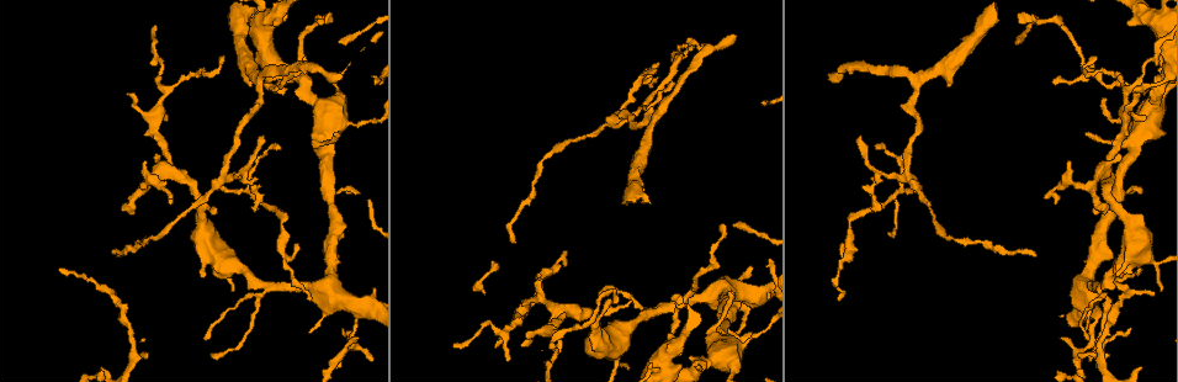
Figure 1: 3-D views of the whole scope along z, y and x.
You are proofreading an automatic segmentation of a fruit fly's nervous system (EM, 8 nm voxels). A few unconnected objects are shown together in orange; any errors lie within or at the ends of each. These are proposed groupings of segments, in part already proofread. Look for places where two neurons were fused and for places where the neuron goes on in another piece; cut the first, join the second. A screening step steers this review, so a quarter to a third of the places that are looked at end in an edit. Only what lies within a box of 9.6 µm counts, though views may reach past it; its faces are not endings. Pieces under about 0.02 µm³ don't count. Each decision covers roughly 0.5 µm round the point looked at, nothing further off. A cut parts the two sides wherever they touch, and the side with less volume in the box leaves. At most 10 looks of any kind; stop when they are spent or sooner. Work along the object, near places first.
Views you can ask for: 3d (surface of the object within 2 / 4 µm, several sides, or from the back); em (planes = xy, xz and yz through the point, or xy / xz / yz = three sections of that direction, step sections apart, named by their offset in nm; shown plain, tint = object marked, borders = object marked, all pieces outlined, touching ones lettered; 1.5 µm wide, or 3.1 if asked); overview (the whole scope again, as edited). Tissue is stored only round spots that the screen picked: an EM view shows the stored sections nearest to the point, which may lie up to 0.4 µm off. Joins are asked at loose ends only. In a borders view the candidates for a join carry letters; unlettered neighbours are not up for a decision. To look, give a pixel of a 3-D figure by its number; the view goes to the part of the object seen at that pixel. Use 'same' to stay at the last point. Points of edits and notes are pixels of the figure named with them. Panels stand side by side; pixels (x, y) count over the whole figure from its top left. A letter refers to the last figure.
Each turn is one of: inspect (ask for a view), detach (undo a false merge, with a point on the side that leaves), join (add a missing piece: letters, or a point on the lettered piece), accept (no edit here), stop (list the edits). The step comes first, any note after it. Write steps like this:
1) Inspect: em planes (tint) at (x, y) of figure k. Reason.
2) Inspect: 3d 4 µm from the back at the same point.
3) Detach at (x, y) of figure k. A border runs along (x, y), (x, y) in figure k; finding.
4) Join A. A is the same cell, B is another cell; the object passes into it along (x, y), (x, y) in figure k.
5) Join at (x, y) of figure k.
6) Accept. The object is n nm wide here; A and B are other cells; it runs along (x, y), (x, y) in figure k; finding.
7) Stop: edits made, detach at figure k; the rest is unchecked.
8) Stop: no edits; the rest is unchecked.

Inspect: 3d 2 µm at (338, 75) of figure 1. Long arm stops here.

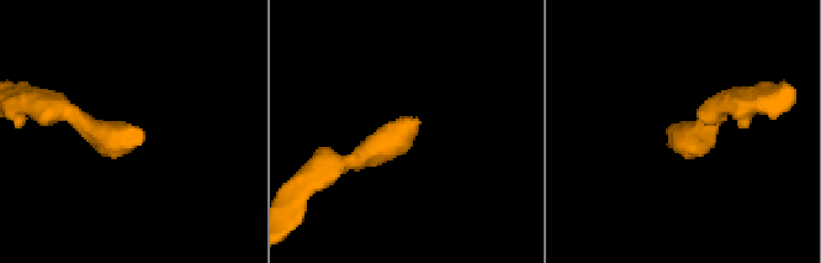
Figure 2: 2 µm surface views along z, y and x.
Inspect: em planes (plain) at (138, 135) of figure 2.

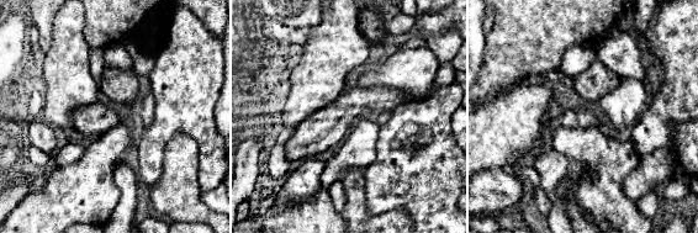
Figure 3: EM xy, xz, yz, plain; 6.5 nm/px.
Inspect: em planes (borders) at the same point. See the neighbours.

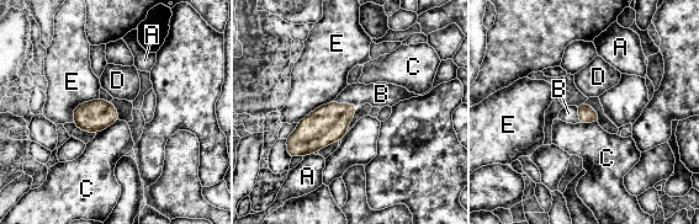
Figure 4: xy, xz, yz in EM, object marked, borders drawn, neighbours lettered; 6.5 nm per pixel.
Join B. B is the same cell, A, C, D and E are other cells; the object passes into it along (326, 124), (344, 104), (381, 94) in figure 4; it goes on there.

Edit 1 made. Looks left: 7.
Inspect: overview. See it whole again.

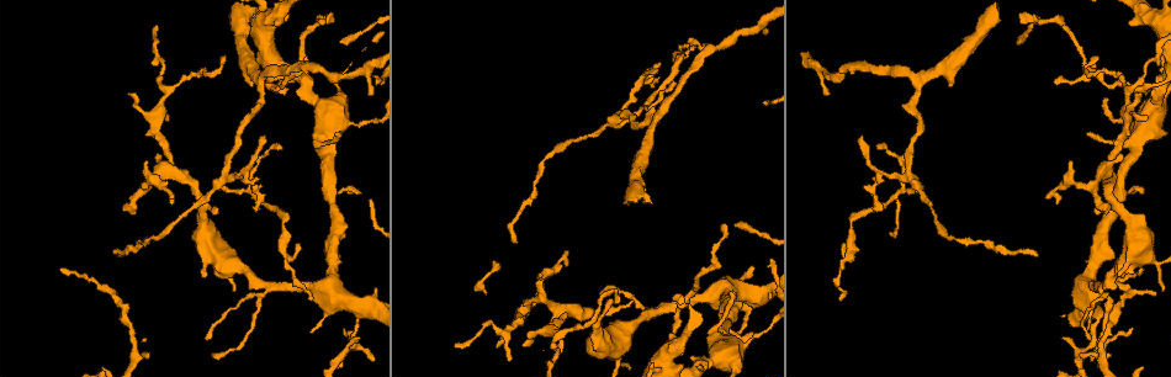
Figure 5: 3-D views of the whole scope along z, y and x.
Inspect: 3d 2 µm at (651, 129) of figure 5. Arms part here.

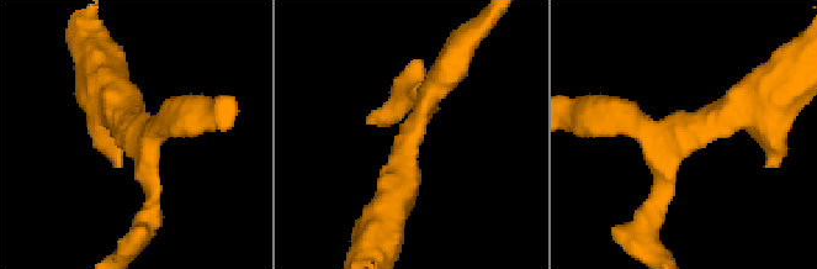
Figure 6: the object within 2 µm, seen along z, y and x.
Inspect: em xy step 8 (plain) at (677, 138) of figure 6. 3 arms meet here; the arms are 170, 220, 340 nm wide; now the EM.

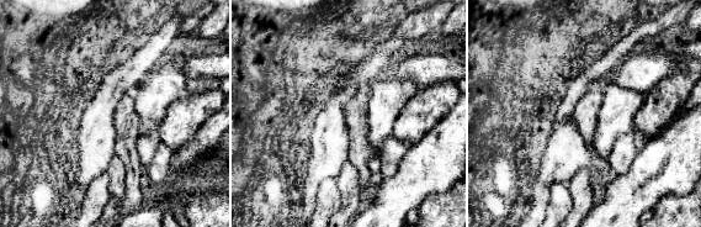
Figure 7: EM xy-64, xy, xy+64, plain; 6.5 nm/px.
Inspect: em xy step 8 (borders) at the same point.

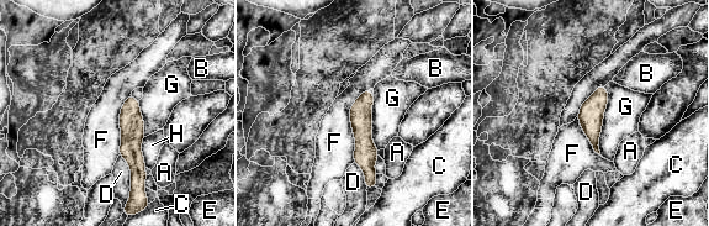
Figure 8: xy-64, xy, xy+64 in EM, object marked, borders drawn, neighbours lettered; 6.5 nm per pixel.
Accept. A, B, C, D, E, F, G and H are other cells; a border runs along (369, 89), (350, 106), (353, 162) in figure 8; continuous, no second neuron.

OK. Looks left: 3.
Inspect: em yz step 8 (borders) at (618, 301) of figure 5. Tapers out.

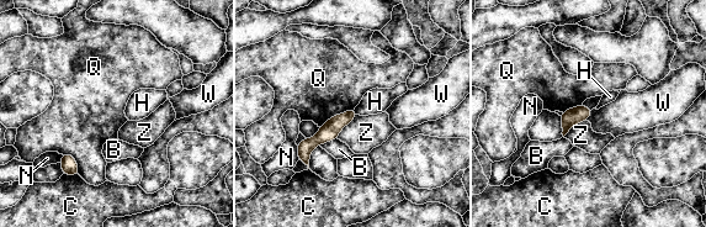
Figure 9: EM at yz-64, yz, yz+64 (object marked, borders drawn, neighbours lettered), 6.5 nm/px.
Inspect: em planes (borders) at the same point. Cut it another way.

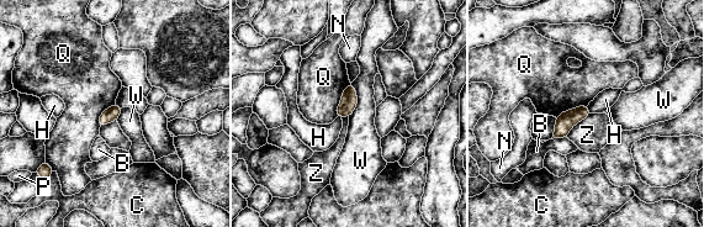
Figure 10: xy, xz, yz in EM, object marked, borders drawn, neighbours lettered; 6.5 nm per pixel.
Accept. B, C, H, N, P, Q, W and Z are other cells; a border runs along (352, 83), (356, 107), (348, 117) in figure 10; none of them fits.

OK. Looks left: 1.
Inspect: em xy step 8 (borders) at (1140, 267) of figure 5. Thin end.

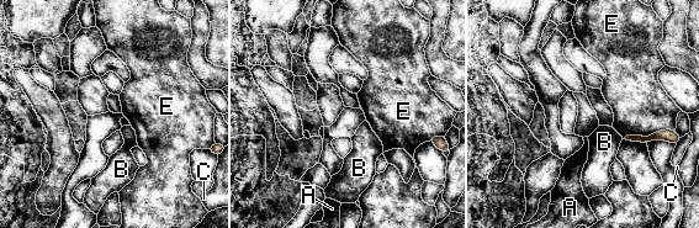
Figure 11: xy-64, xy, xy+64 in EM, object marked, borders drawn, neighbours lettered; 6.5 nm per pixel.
Accept. A, B, C and E are other cells; a border runs along (674, 130), (624, 138) in figure 11; no lettered piece goes on from it.

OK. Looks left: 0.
Stop: edits made, join at figure 4; the rest is unchecked.

